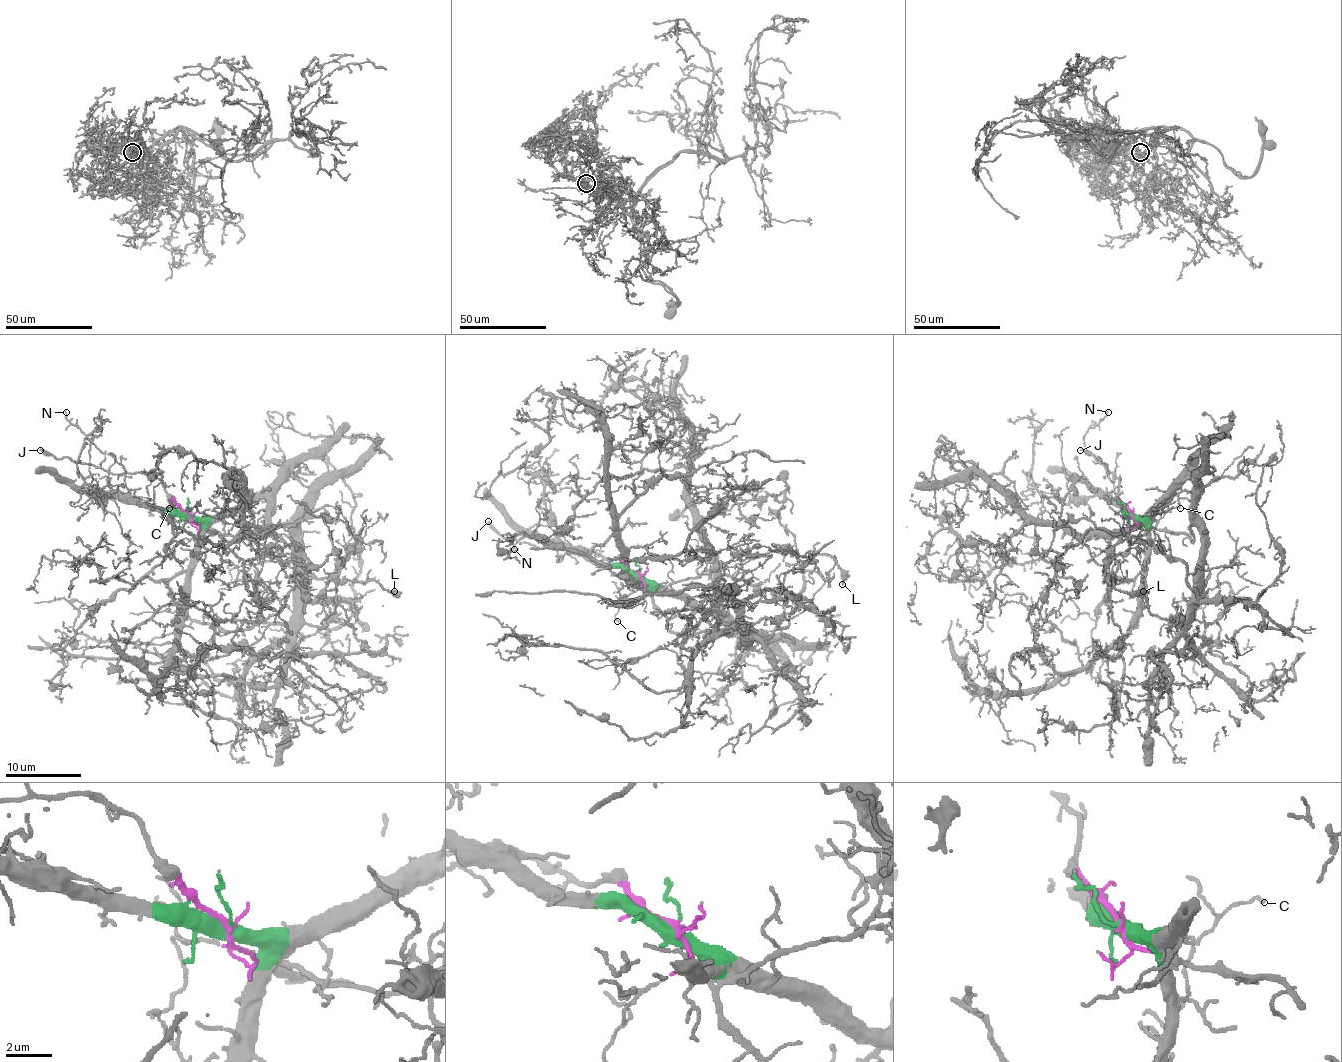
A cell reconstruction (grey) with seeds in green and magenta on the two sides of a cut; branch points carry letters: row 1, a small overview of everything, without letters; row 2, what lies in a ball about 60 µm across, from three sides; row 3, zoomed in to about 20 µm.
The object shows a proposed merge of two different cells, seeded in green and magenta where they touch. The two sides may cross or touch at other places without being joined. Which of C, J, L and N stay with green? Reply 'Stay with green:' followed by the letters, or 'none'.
Stay with green: L

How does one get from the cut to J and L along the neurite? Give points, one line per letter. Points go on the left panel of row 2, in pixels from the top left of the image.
J: (189, 514), (158, 480), (149, 474), (109, 474), (73, 463), (67, 457), (56, 459), (40, 449)
L: (189, 514), (216, 518), (242, 508), (254, 497), (263, 497), (269, 525), (317, 577), (376, 581), (395, 590)

